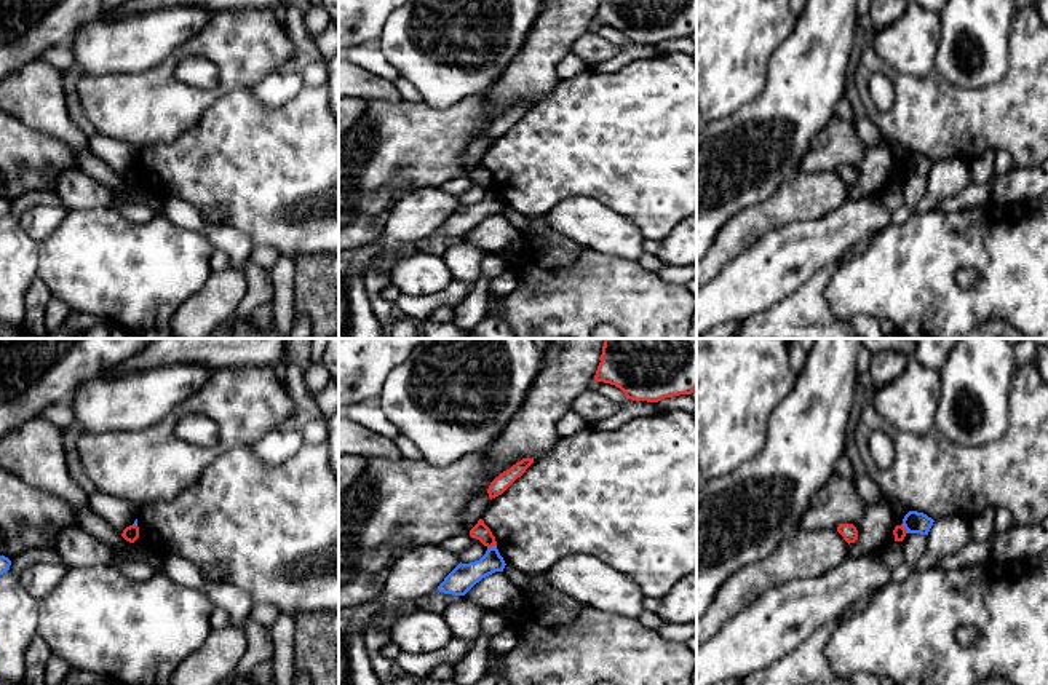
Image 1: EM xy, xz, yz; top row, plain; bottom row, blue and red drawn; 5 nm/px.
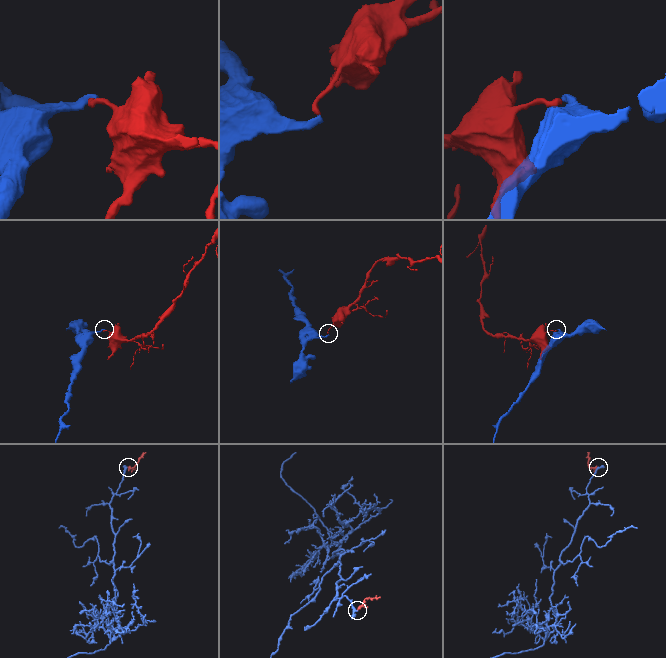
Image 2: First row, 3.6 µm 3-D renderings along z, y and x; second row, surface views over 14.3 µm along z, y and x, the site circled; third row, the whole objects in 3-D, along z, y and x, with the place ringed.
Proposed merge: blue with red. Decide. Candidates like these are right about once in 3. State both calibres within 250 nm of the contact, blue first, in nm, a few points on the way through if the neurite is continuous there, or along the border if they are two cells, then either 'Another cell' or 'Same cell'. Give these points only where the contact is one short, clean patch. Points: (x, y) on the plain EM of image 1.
Thickness 140 nm (blue) against 90 nm. Boundary: xz (496, 187), (488, 190). Another cell

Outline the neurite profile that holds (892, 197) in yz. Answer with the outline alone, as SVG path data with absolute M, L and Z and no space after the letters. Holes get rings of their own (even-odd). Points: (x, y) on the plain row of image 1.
M903 184L890 185L882 195L883 204L890 212L895 212L904 204L903 200Z

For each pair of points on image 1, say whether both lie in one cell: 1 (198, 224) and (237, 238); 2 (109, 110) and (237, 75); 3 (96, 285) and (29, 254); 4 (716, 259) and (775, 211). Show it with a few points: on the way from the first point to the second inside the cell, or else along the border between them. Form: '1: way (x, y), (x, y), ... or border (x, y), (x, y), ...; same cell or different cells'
1: way (208, 230), (227, 238); same cell
2: way (141, 107), (176, 107), (205, 98); same cell
3: border (40, 243), (35, 275); different cells
4: way (730, 245), (761, 219); same cell

